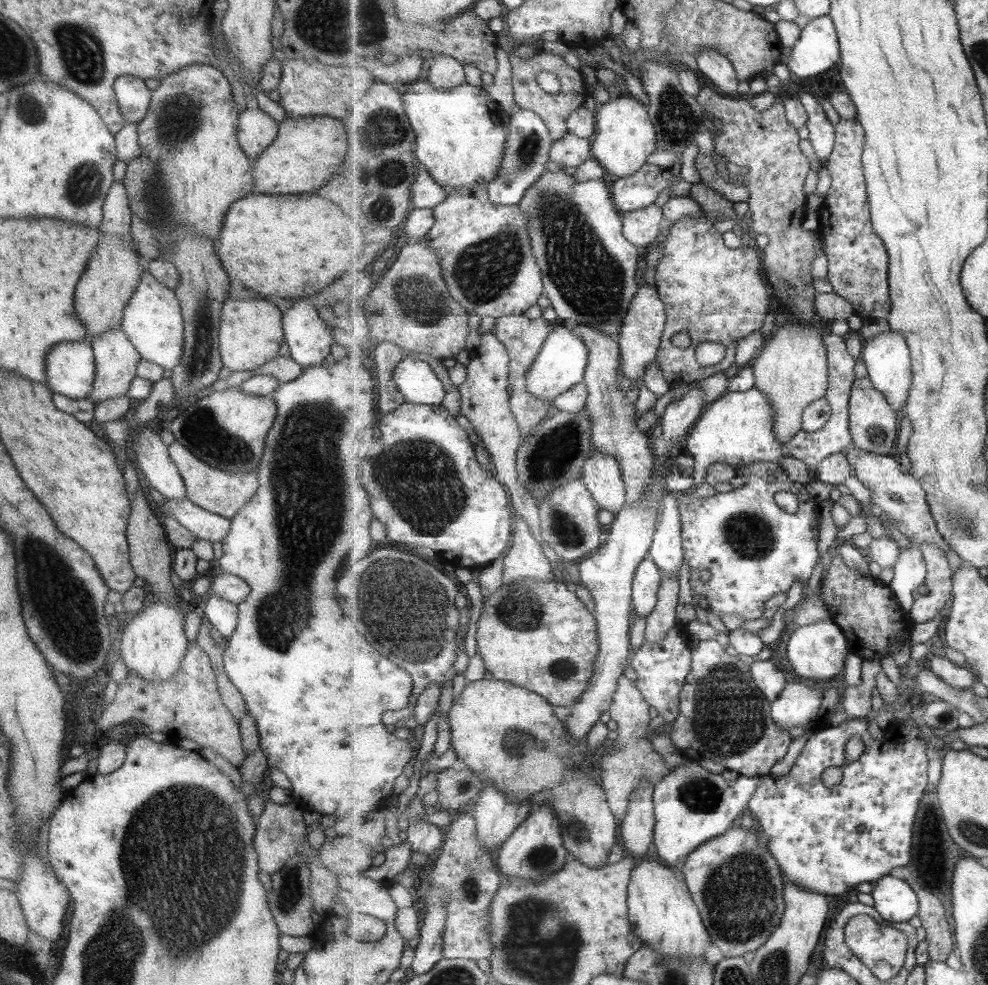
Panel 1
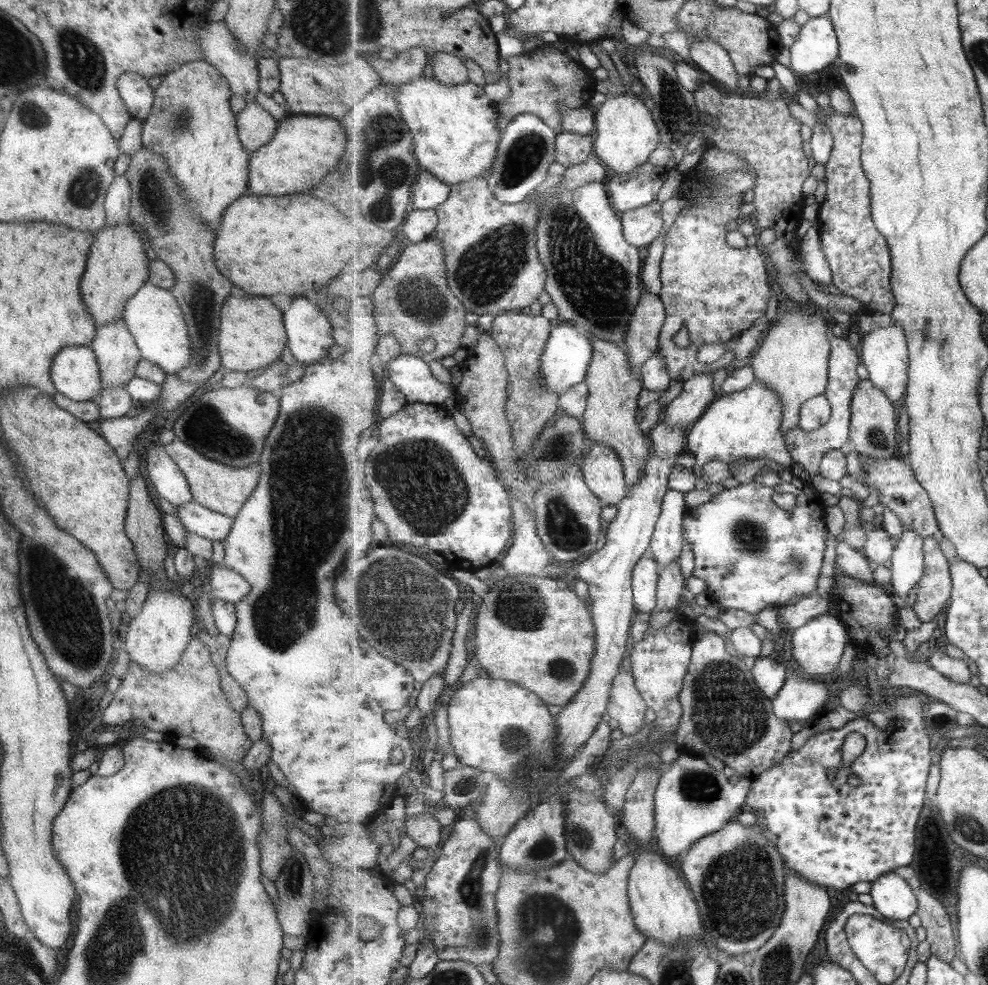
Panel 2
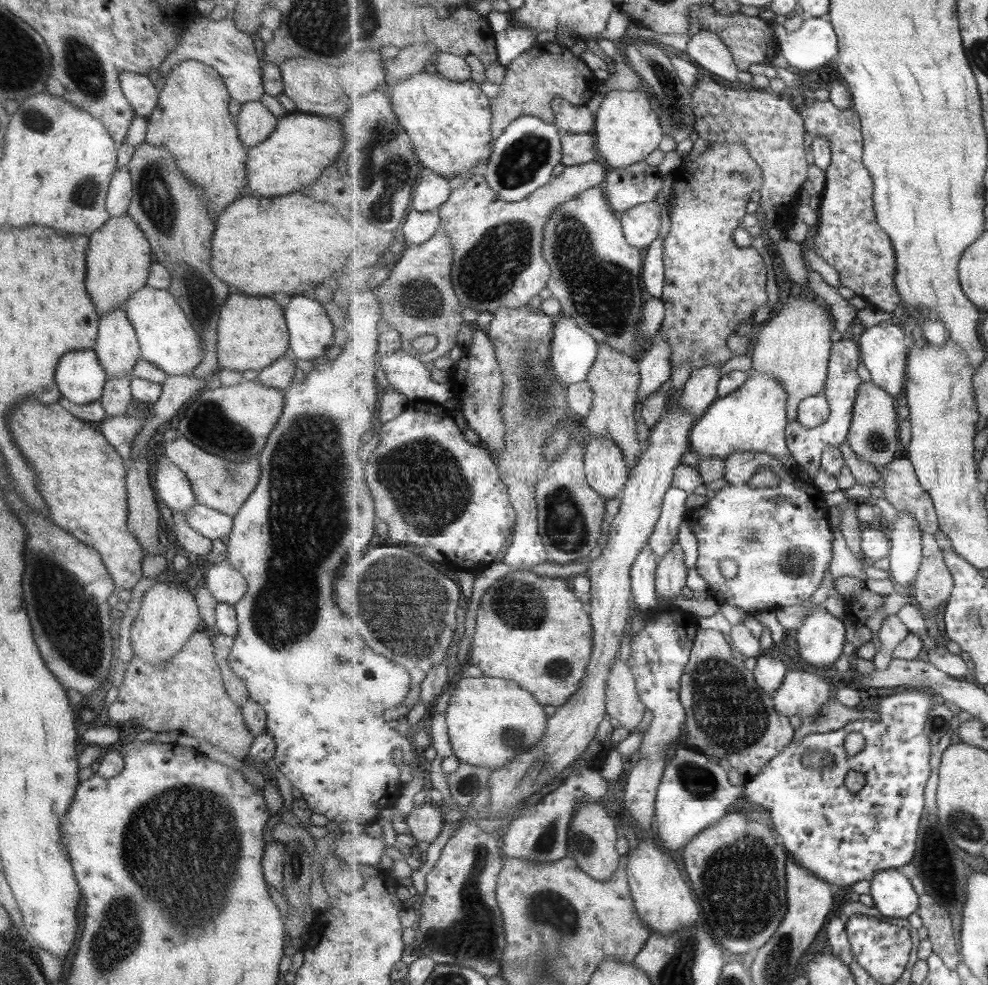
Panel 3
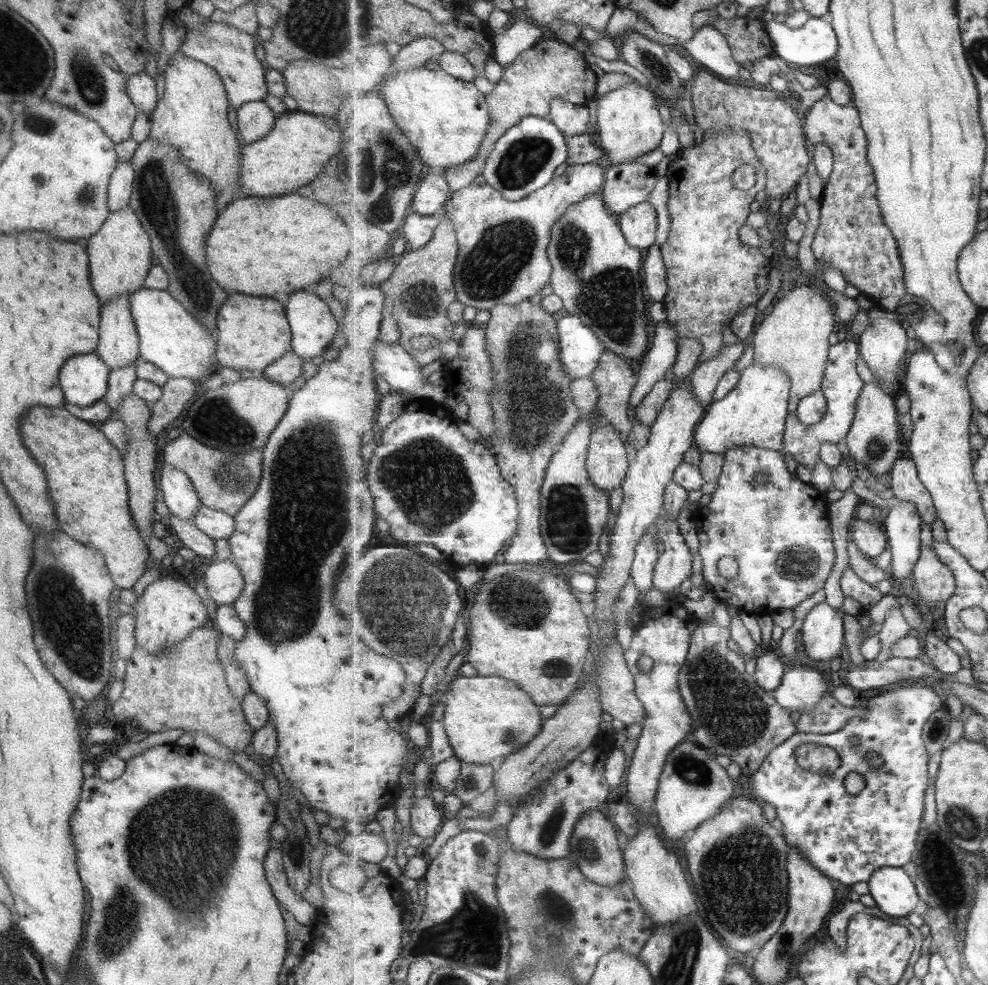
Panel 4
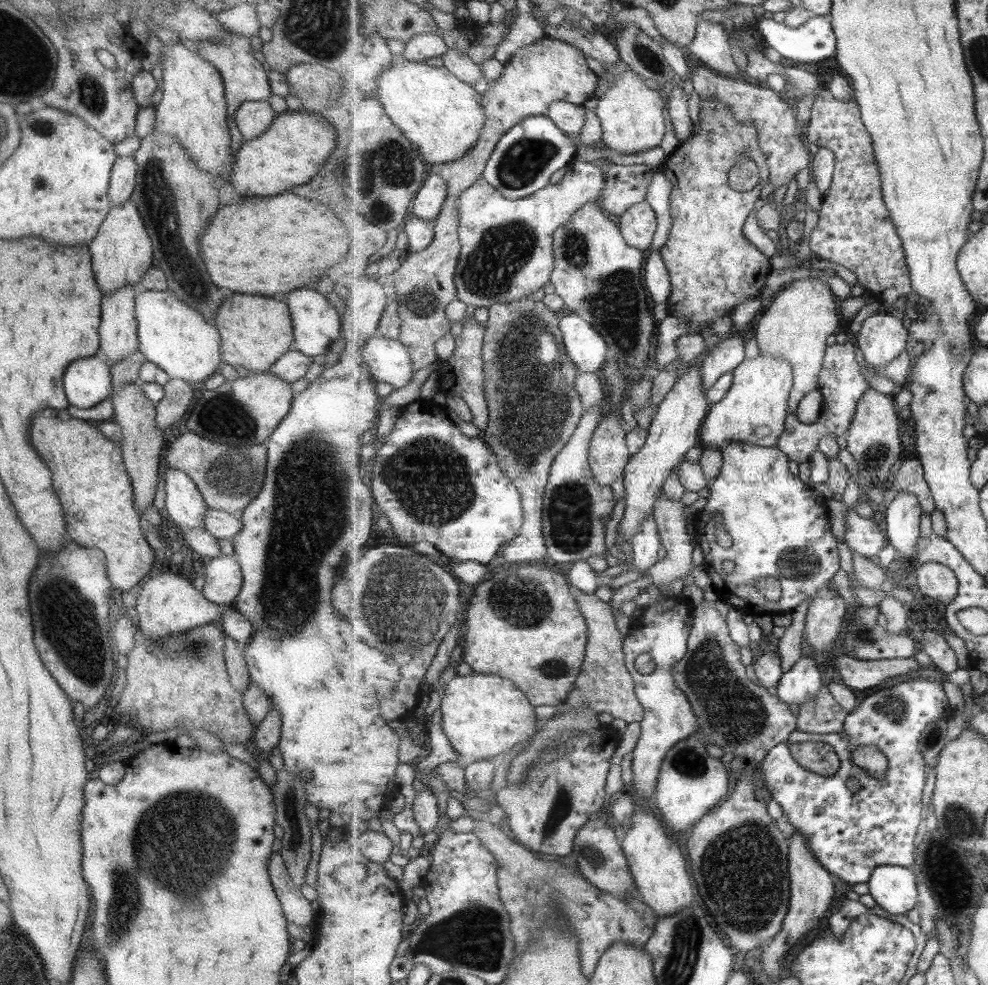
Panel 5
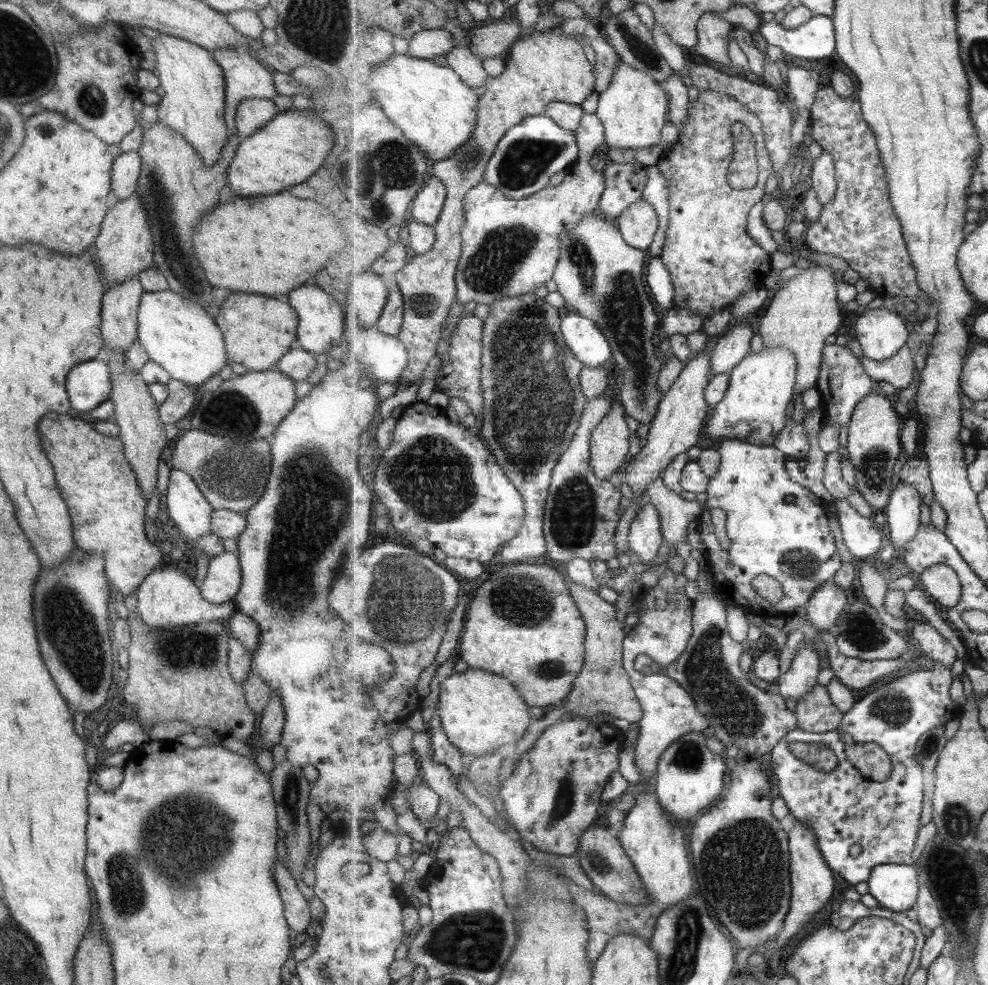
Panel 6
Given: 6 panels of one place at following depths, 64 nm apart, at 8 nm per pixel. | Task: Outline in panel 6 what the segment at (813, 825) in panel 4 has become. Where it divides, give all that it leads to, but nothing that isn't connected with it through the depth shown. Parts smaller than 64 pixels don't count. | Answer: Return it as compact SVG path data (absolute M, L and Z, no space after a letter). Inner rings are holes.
M934 662L931 670L912 672L877 686L877 689L857 701L851 712L846 713L838 730L816 733L795 729L770 752L768 768L773 772L779 795L786 803L789 813L799 823L813 828L817 834L817 845L821 846L821 853L829 868L839 873L851 887L860 882L869 883L872 871L880 864L913 865L916 862L911 854L915 850L925 798L924 768L917 758L917 745L919 739L932 728L962 717L965 707L959 707L951 700L953 680L955 678L951 670L940 662ZM850 742L874 742L882 746L893 761L893 772L889 780L875 782L863 776L846 756ZM855 844L859 844L861 852L853 857L851 846Z

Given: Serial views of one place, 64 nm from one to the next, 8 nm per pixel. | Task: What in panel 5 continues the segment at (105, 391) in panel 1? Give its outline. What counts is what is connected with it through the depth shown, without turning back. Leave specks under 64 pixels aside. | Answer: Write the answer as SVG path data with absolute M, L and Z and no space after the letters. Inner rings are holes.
M139 284L124 286L100 300L99 349L107 357L109 366L115 366L137 351L134 296L139 290Z

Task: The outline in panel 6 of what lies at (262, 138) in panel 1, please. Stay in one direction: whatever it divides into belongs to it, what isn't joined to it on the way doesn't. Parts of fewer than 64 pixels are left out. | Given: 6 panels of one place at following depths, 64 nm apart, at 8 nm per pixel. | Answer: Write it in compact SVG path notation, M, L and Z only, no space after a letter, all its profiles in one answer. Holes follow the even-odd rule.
M263 98L243 99L236 108L234 116L238 136L251 136L259 131L263 124L269 122L278 113L273 101Z

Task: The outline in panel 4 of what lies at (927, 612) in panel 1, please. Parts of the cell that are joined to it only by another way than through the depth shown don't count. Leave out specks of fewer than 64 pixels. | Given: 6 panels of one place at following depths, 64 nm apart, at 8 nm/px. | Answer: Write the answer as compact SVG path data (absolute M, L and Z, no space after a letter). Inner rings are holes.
M928 522L922 525L922 555L915 567L913 578L920 600L931 606L931 602L947 601L956 594L956 576L941 560L934 549L934 529Z

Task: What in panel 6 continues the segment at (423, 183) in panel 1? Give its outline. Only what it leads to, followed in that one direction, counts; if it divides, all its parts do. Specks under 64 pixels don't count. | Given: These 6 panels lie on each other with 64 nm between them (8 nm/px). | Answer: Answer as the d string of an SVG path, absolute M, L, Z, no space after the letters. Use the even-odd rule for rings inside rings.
M431 175L427 186L419 192L412 202L410 219L436 226L440 219L446 198L448 195L447 185L438 176Z

